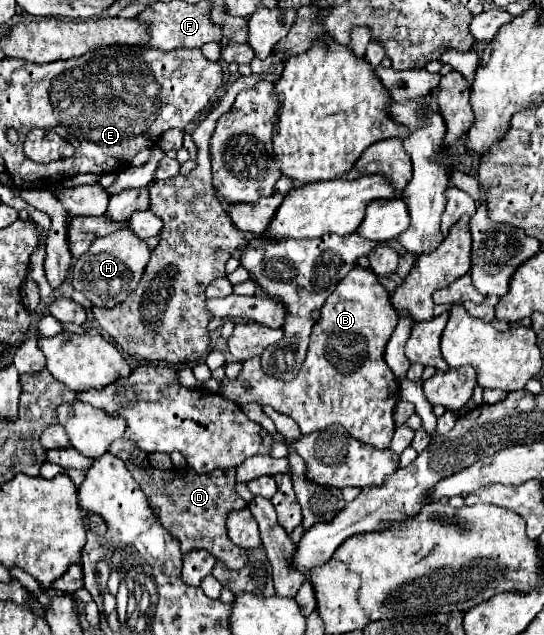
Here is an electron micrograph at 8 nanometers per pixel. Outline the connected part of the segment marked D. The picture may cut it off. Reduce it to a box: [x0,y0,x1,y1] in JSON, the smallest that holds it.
[110,440,248,570]

